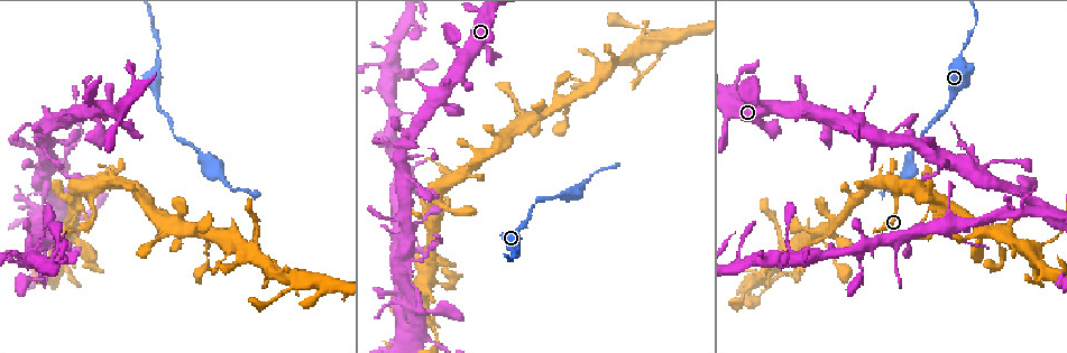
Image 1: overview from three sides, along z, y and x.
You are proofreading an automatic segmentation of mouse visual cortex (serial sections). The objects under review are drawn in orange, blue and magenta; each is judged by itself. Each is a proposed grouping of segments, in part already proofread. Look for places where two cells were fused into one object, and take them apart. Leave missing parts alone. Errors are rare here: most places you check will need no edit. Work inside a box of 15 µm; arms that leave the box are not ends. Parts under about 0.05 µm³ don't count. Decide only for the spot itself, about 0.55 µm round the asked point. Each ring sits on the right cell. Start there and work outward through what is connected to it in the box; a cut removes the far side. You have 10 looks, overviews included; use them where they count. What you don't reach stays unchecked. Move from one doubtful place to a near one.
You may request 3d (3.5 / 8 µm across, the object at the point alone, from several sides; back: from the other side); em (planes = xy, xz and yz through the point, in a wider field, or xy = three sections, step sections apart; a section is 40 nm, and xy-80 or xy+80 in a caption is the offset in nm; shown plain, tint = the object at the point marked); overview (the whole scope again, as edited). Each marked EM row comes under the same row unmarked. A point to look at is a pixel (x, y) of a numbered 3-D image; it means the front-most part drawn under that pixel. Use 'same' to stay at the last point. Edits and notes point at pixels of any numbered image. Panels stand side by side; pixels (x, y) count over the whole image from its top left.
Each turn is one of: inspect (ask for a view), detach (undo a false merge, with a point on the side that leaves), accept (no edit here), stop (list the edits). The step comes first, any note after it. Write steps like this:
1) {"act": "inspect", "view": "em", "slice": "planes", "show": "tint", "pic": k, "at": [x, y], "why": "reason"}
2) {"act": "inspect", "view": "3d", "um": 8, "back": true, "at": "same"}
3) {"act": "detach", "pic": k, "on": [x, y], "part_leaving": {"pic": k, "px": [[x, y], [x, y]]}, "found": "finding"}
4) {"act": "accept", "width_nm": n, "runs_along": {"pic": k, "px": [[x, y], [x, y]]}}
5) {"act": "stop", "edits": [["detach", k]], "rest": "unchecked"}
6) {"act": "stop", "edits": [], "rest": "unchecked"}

{"act": "inspect", "view": "3d", "um": 8, "back": true, "pic": 1, "at": [960, 51], "why": "narrows sharply"}

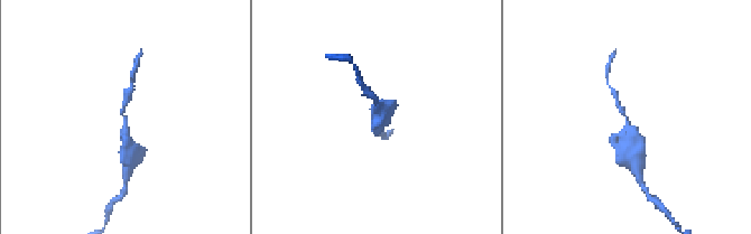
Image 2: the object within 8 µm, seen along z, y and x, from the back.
{"act": "inspect", "view": "3d", "um": 3.5, "back": true, "pic": 2, "at": [126, 117], "why": "zoom in"}

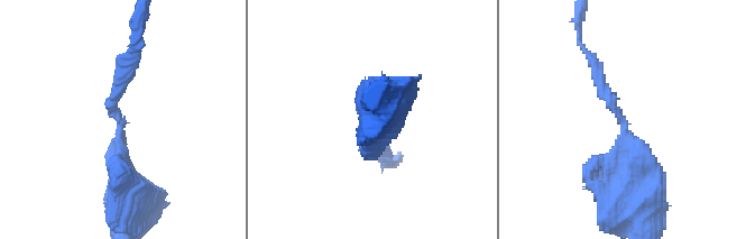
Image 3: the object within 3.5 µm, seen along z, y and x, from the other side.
{"act": "inspect", "view": "em", "slice": "xy", "step": 5, "show": "tint", "pic": 3, "at": [119, 123], "why": "need the tissue"}

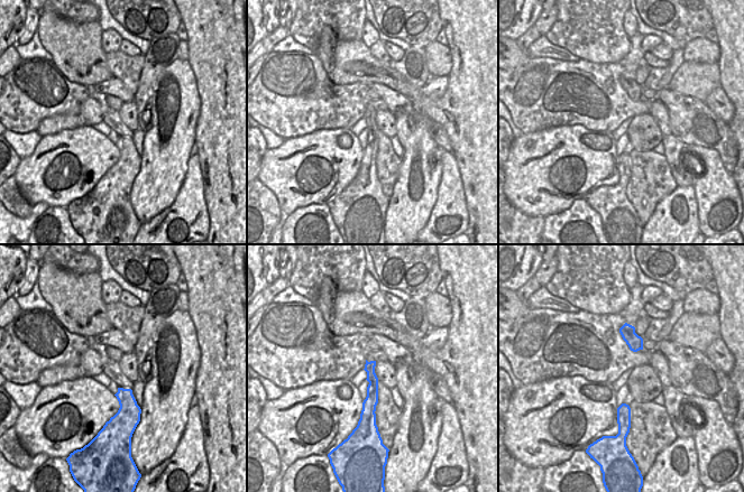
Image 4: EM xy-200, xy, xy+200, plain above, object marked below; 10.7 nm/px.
{"act": "accept", "arm_widths_nm": [150, 400], "runs_along": {"pic": 3, "px": [[644, 200], [624, 123], [592, 58]]}, "found": "one cell here"}

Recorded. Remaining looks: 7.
{"act": "inspect", "view": "3d", "um": 3.5, "pic": 1, "at": [143, 201], "why": "arms part here"}

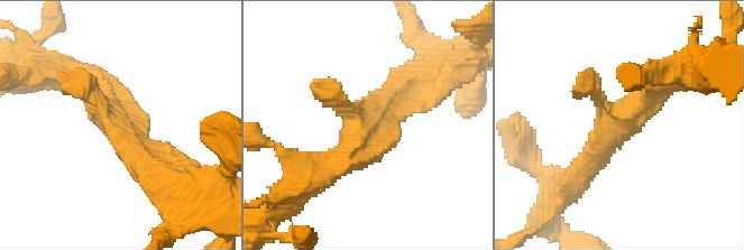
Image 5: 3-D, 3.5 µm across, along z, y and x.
{"act": "inspect", "view": "em", "slice": "xy", "step": 1, "show": "tint", "pic": 5, "at": [625, 122], "why": "need the tissue"}

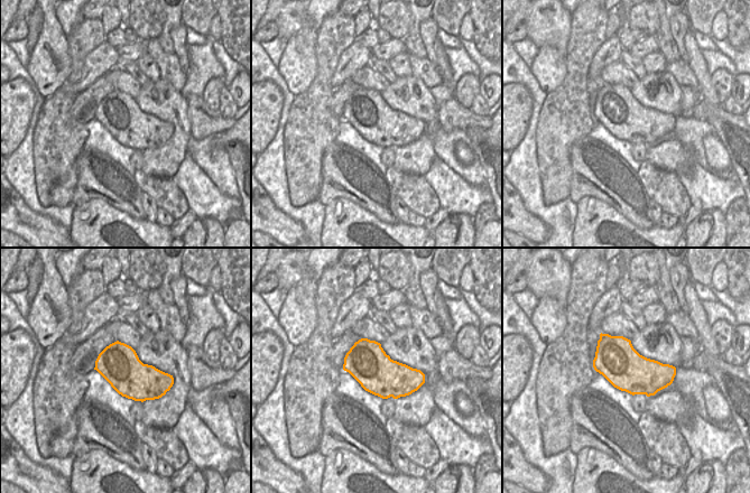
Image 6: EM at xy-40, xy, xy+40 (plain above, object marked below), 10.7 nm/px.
{"act": "inspect", "view": "em", "slice": "xy", "step": 3, "show": "tint", "at": "same", "why": "another direction"}

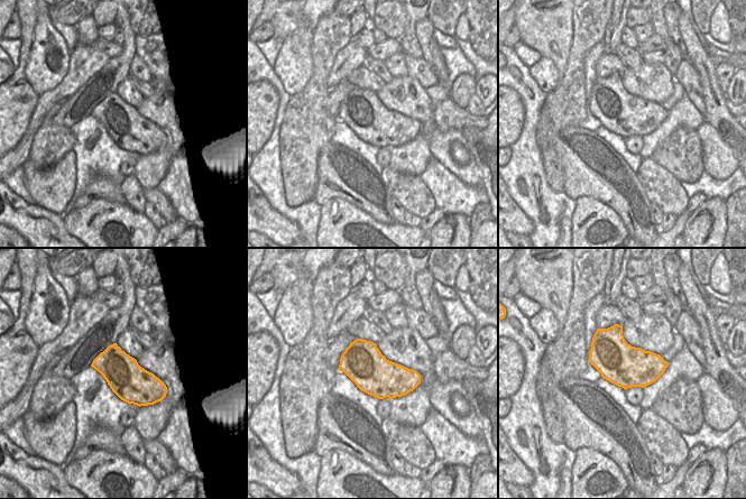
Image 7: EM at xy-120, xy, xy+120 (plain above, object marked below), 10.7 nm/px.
{"act": "accept", "runs_along": {"pic": 5, "px": [[667, 77], [614, 129], [580, 174]]}, "found": "all the same cell"}

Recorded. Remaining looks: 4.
{"act": "inspect", "view": "3d", "um": 8, "pic": 1, "at": [202, 157], "why": "narrows sharply"}

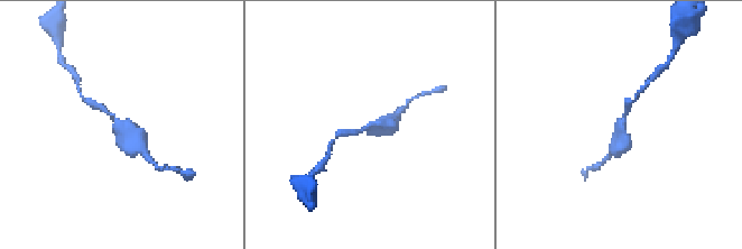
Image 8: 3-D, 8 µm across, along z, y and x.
{"act": "inspect", "view": "em", "slice": "xy", "step": 3, "show": "tint", "pic": 8, "at": [624, 126], "why": "now the EM"}

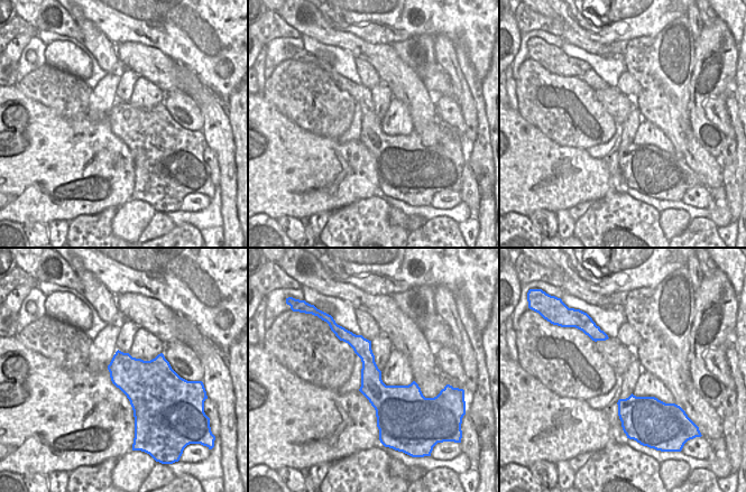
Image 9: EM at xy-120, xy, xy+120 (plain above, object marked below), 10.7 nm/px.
{"act": "accept", "runs_along": {"pic": 9, "px": [[346, 334], [368, 359], [380, 421]]}, "found": "one cell here"}

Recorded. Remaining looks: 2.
{"act": "inspect", "view": "3d", "um": 8, "pic": 1, "at": [407, 263], "why": "abrupt turn"}

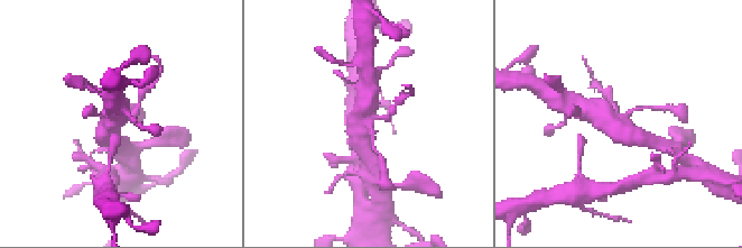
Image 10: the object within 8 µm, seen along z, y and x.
{"act": "inspect", "view": "3d", "um": 3.5, "pic": 10, "at": [617, 117], "why": "closer look"}

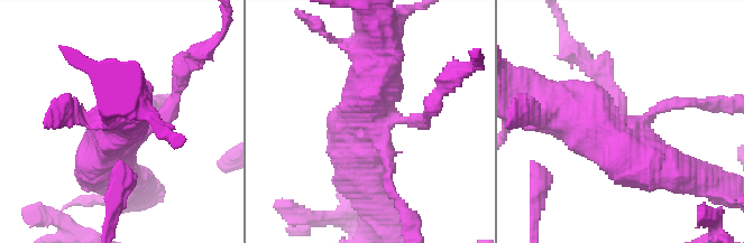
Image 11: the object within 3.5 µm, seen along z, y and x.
{"act": "accept", "runs_along": {"pic": 11, "px": [[563, 110], [623, 150], [687, 171]]}, "found": "continuous, no second cell"}

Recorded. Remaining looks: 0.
{"act": "stop", "edits": [], "rest": "unchecked"}

